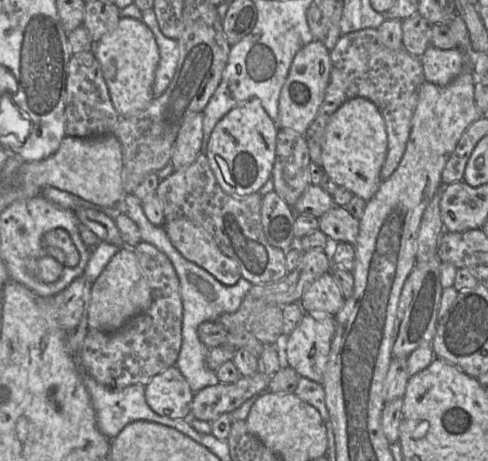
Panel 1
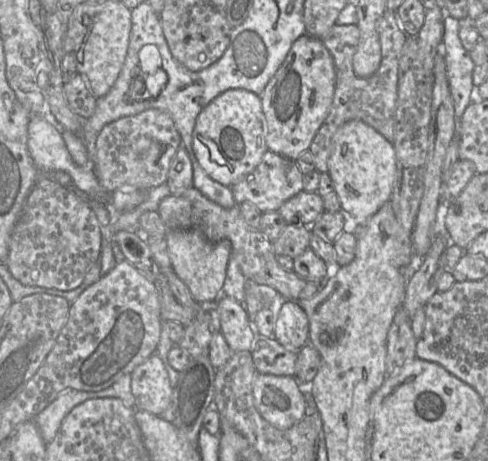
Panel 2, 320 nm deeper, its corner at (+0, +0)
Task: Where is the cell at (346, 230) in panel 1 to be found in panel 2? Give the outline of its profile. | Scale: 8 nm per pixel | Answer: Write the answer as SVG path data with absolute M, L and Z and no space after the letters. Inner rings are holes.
M301 191L288 199L277 212L287 225L310 227L325 212L323 198L317 192Z

